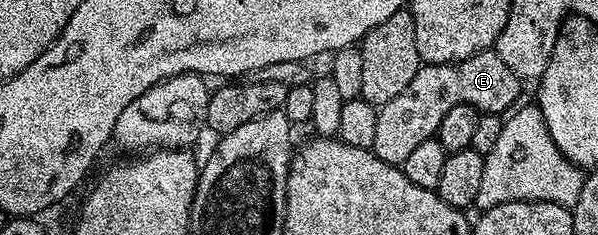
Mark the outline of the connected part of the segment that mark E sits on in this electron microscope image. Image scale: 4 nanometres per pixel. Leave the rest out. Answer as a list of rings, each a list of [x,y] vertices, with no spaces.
[[[493,50],[479,52],[476,55],[479,60],[474,60],[470,56],[455,64],[423,64],[417,70],[417,74],[413,74],[415,84],[409,82],[409,86],[405,86],[405,90],[401,90],[401,94],[397,94],[393,102],[379,108],[377,130],[373,134],[371,151],[377,158],[381,158],[381,162],[402,166],[405,158],[409,158],[409,154],[416,146],[421,146],[421,142],[432,139],[438,133],[441,118],[445,118],[445,114],[453,110],[453,106],[468,104],[483,114],[503,114],[516,107],[515,99],[518,98],[519,88],[521,88],[517,74],[513,74],[513,70],[509,70],[509,66],[505,66],[505,62],[501,62],[501,58]]]

